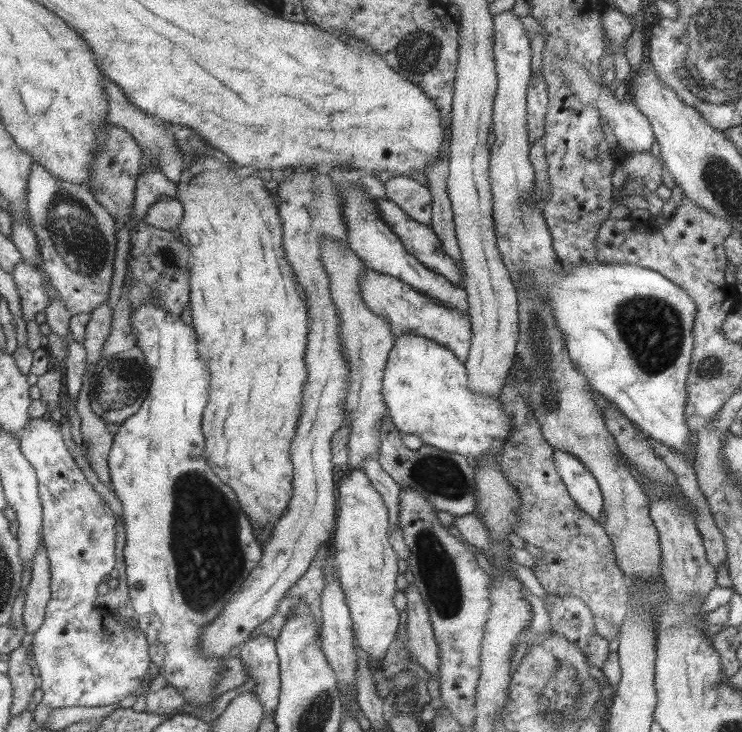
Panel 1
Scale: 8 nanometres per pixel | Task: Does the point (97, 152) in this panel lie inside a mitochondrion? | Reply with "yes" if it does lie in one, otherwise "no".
no

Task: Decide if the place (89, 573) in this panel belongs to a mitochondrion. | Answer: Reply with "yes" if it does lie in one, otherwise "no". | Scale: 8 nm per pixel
no

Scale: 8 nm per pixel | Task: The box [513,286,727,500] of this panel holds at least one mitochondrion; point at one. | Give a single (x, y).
(652, 329)

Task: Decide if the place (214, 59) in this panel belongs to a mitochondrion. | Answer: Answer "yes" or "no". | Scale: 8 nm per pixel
no

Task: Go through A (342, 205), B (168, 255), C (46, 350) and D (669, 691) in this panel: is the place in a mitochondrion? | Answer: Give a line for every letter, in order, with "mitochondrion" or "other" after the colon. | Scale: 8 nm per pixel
A: other
B: mitochondrion
C: other
D: other

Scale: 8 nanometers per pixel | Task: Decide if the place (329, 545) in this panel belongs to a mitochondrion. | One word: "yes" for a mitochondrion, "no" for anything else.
no

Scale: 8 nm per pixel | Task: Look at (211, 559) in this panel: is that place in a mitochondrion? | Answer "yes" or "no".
yes

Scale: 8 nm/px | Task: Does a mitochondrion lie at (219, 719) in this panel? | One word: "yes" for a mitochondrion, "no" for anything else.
no

